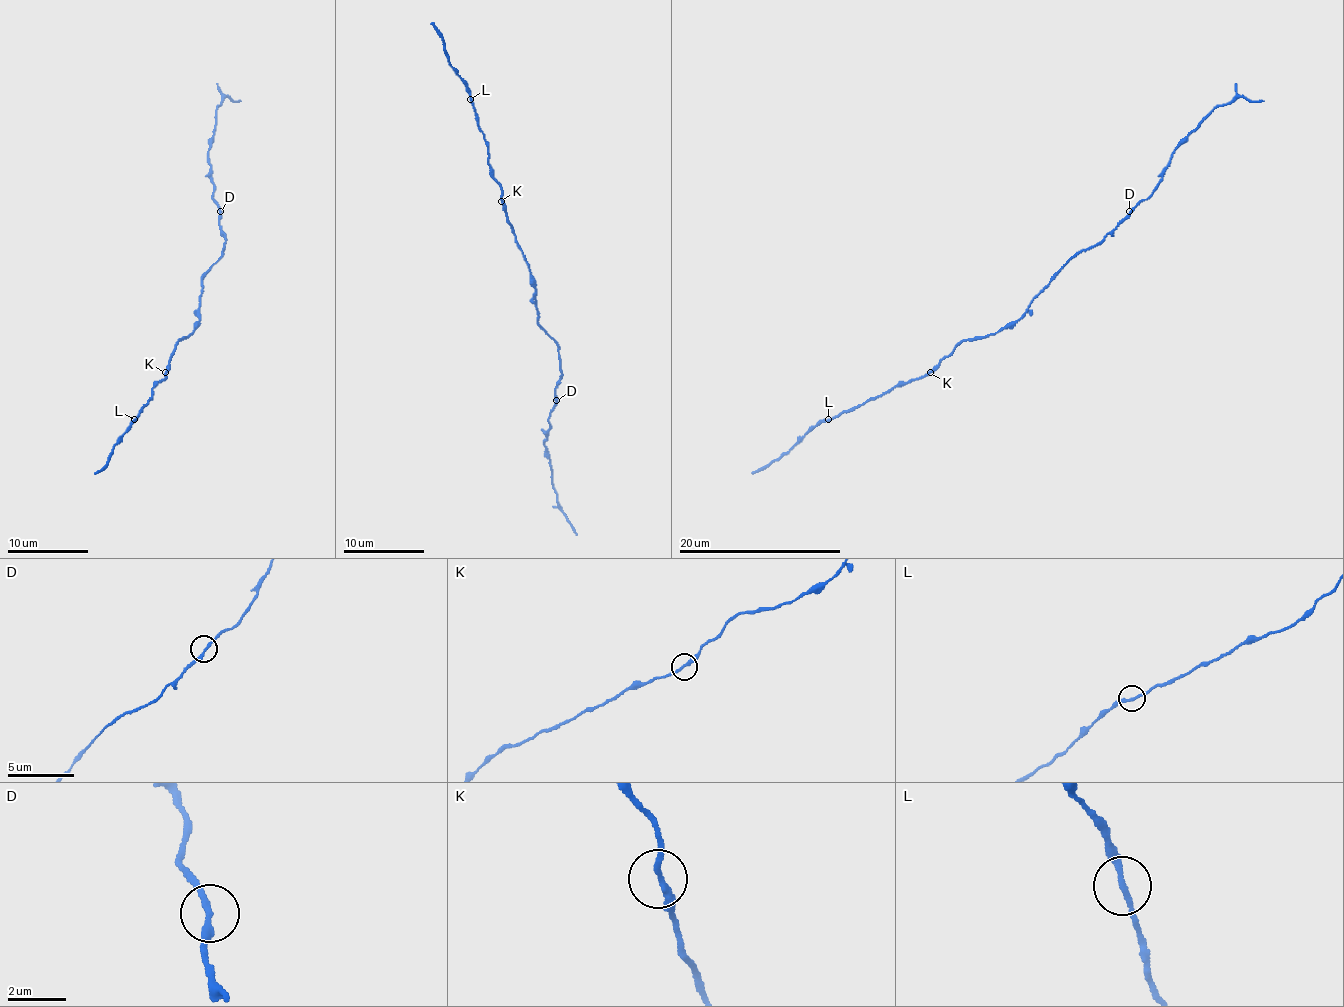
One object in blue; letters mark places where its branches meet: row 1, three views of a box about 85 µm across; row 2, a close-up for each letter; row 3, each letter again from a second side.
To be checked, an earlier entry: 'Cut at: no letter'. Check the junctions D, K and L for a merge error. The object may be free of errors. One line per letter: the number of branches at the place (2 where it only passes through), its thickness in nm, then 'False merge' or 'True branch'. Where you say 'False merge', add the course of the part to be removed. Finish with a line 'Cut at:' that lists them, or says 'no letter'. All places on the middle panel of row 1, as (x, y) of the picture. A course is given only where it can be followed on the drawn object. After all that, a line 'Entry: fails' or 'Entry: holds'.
D: Branches: 2. Thickness 240 nm. False merge. Course of the part to remove: (556, 400), (544, 445), (556, 489), (556, 501), (576, 534)
K: Branches: 2. Thickness 200 nm. True branch
L: Branches: 2. Thickness 200 nm. True branch
Cut at: D
Entry: fails

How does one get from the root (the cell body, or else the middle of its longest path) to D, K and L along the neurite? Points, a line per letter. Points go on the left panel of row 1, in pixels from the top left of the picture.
D: (200, 312), (202, 277), (222, 257), (226, 240), (220, 224), (220, 212)
K: (200, 312), (193, 332), (183, 336), (171, 352), (169, 368), (165, 372)
L: (200, 312), (193, 332), (177, 342), (171, 352), (165, 379), (153, 389), (153, 395), (134, 419)

